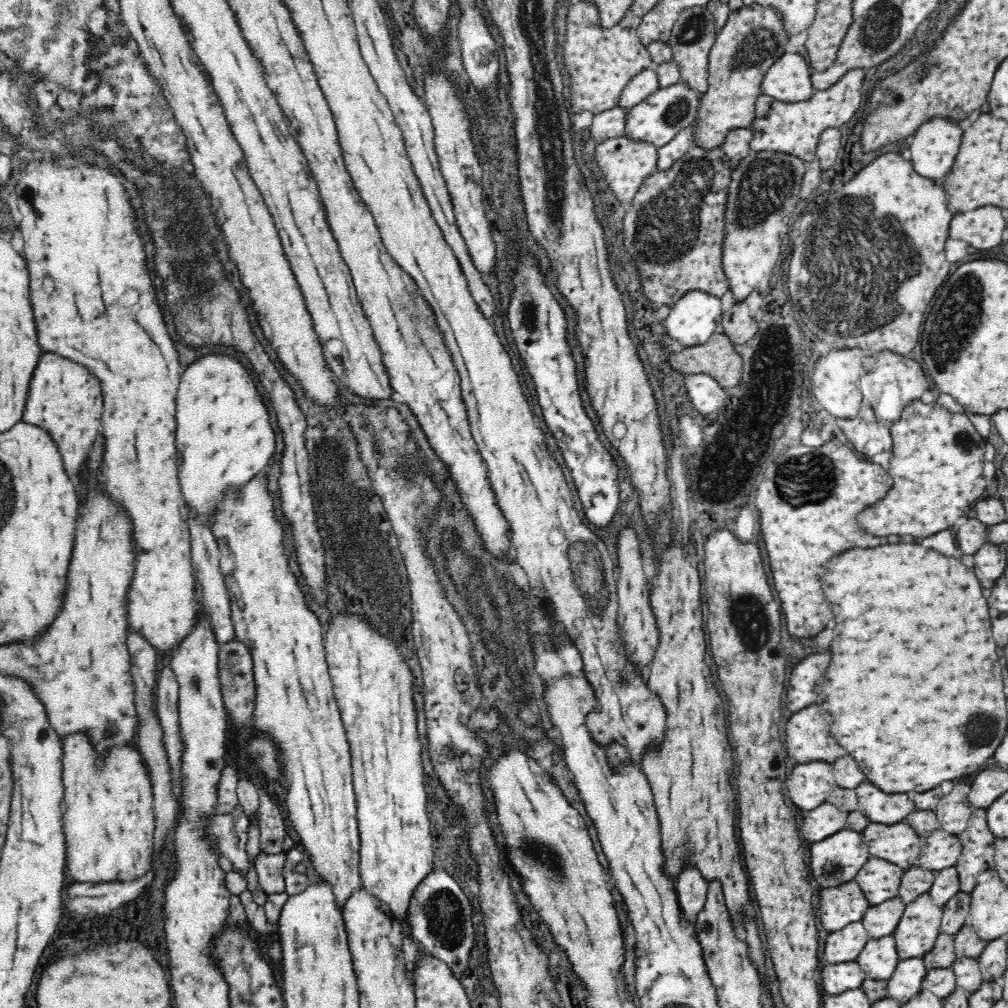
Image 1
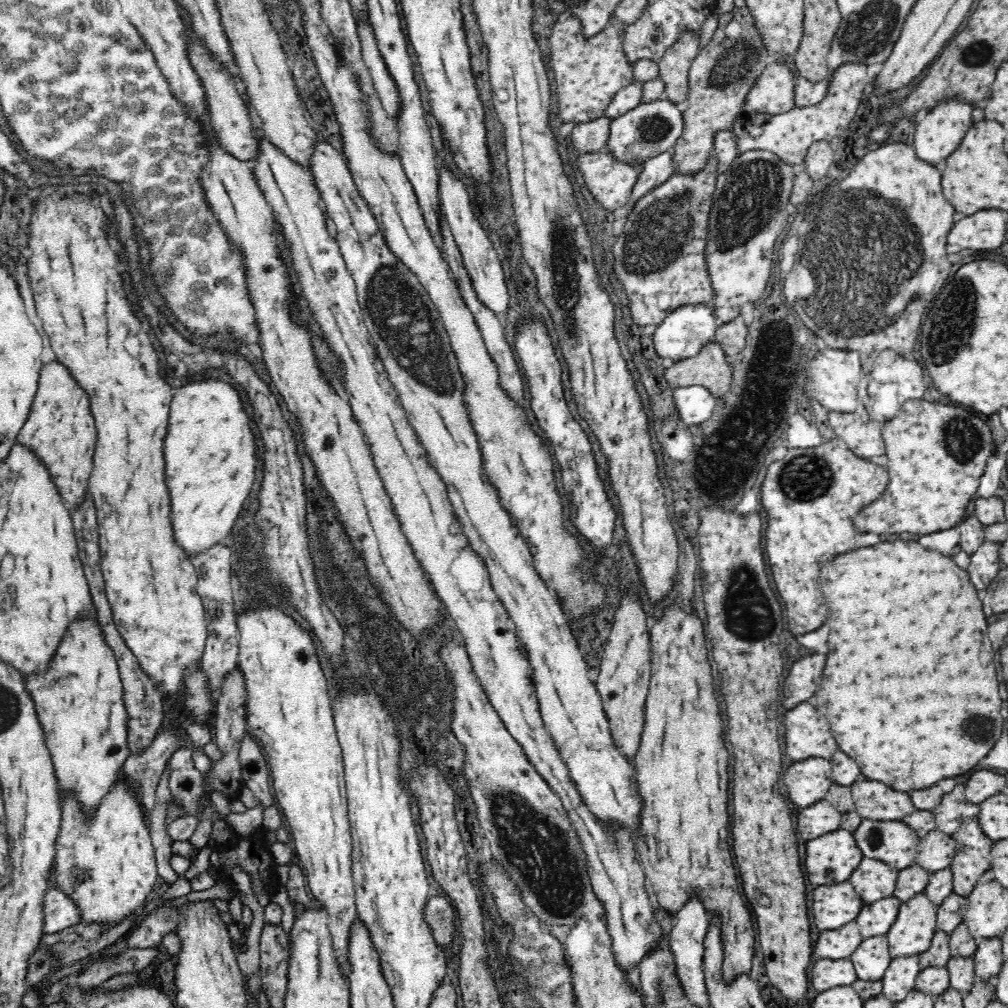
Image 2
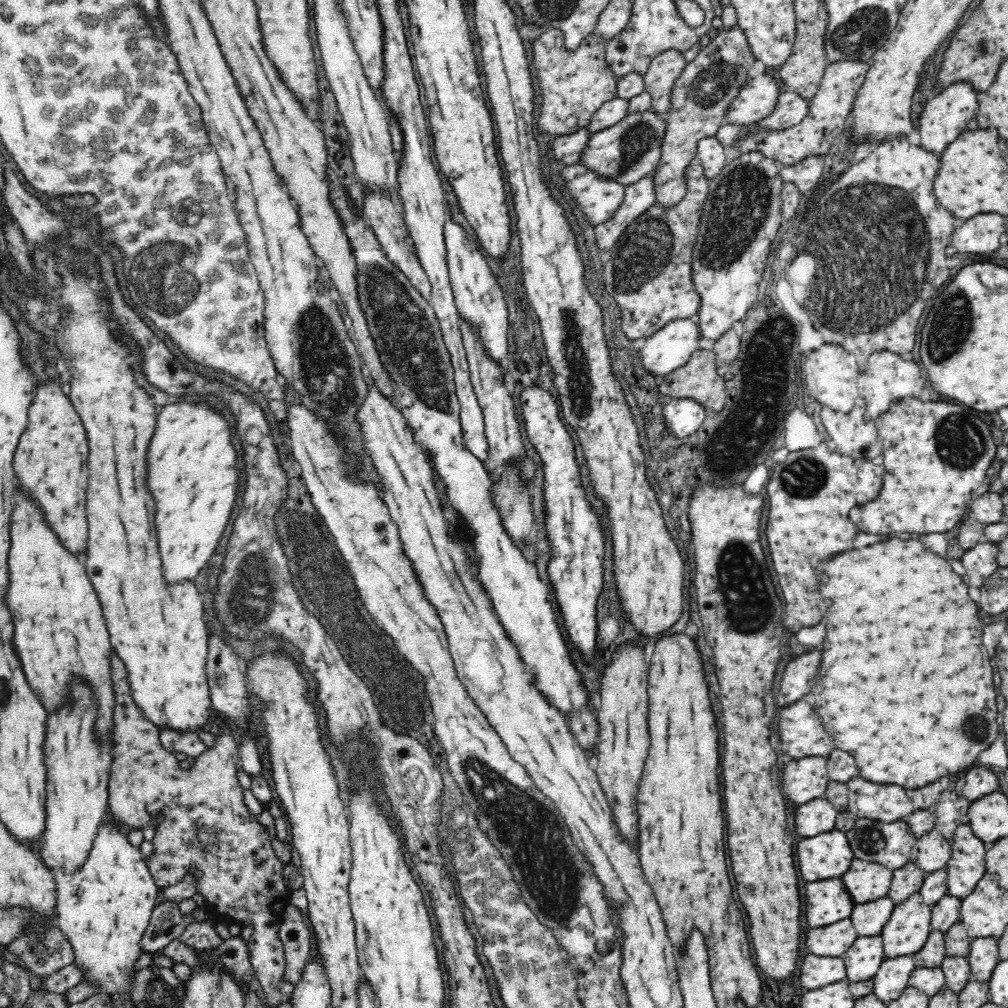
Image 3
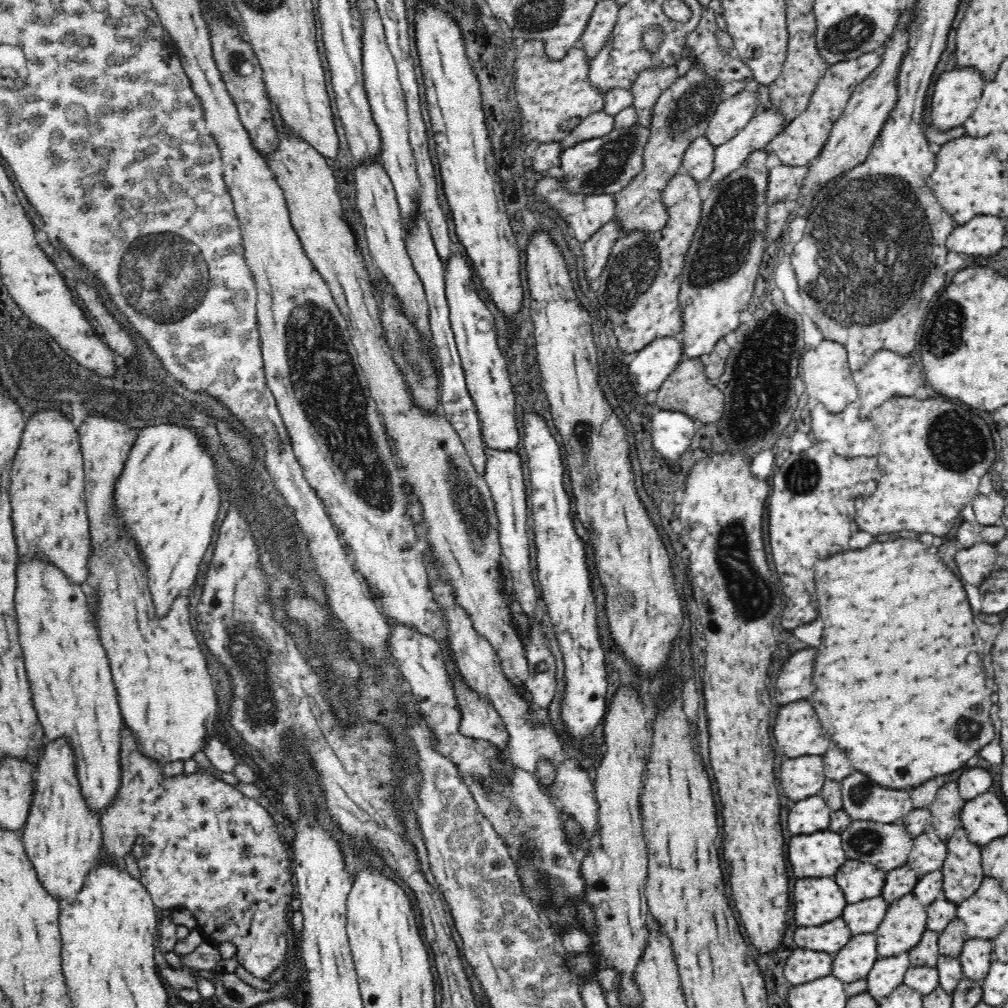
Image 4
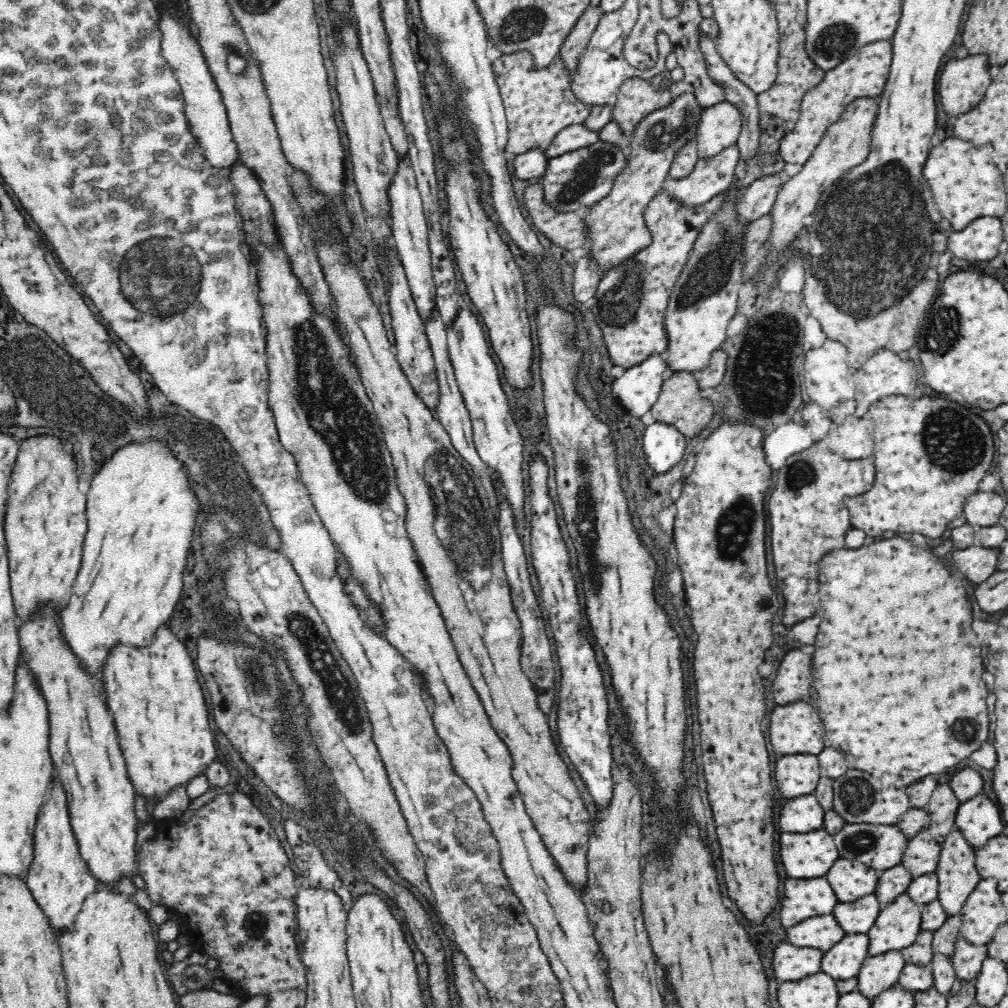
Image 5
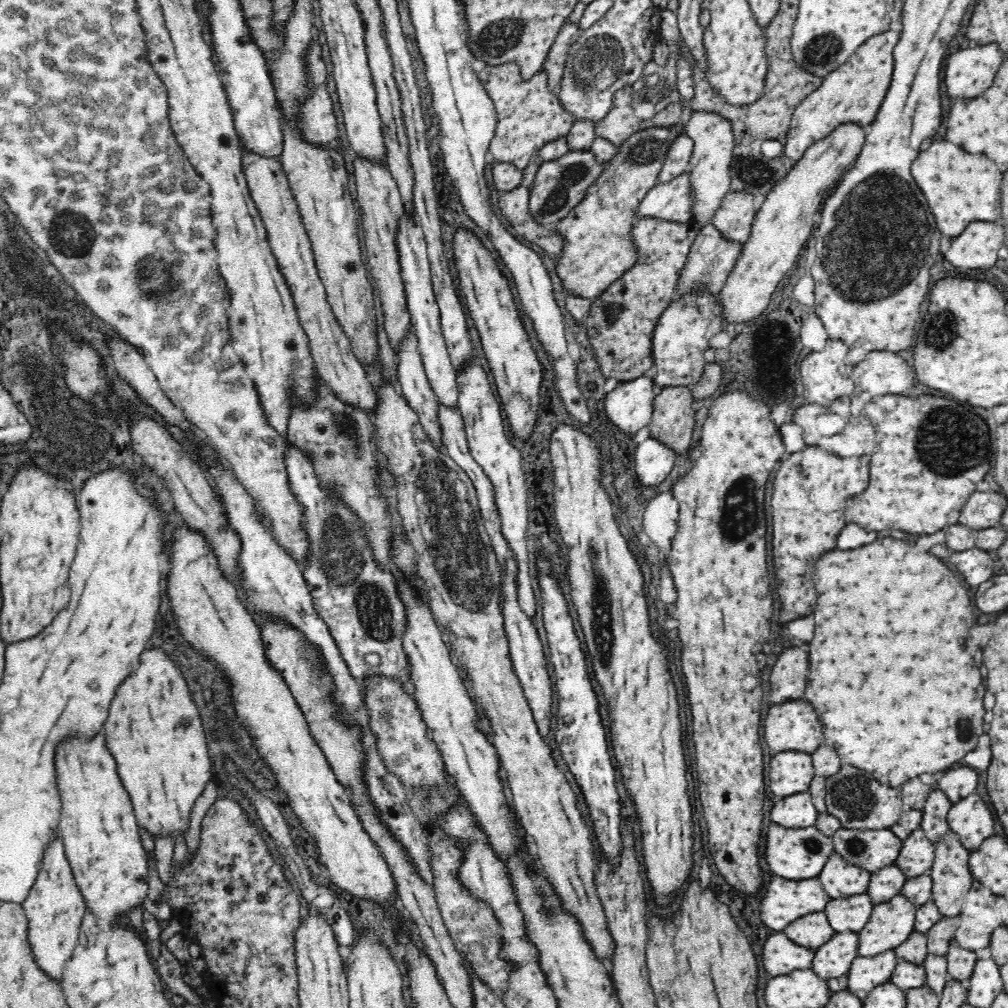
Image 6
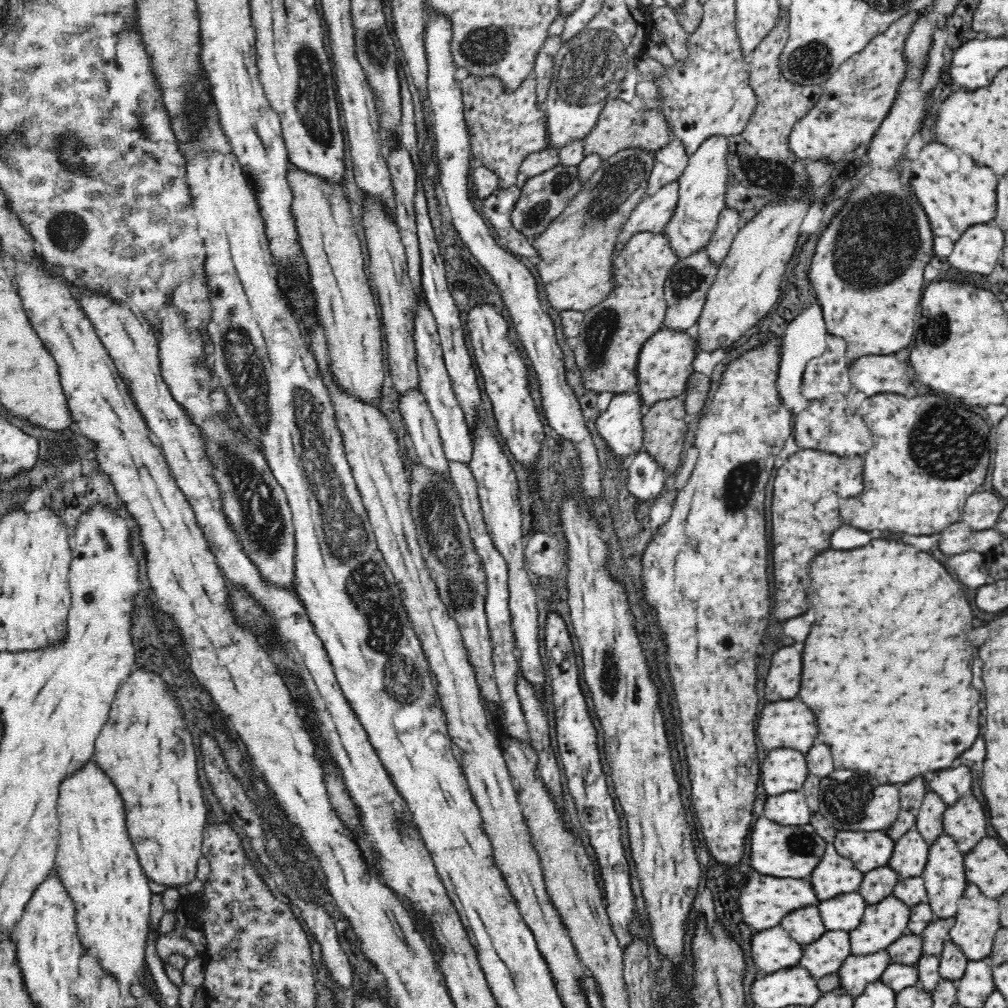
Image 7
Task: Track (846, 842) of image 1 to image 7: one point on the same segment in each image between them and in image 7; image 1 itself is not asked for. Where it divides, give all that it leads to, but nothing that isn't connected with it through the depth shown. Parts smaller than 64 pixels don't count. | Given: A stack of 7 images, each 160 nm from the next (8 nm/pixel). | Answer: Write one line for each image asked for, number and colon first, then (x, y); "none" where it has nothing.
2: (832, 858)
3: (828, 855)
4: (811, 855)
5: (810, 855)
6: (797, 854)
7: (793, 850)

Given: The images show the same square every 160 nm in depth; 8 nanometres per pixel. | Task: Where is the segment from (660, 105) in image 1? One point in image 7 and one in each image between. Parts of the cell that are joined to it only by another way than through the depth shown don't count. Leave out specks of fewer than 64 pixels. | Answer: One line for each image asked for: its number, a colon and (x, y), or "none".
2: (650, 129)
3: (629, 150)
4: (603, 165)
5: (573, 181)
6: (559, 185)
7: (544, 197)

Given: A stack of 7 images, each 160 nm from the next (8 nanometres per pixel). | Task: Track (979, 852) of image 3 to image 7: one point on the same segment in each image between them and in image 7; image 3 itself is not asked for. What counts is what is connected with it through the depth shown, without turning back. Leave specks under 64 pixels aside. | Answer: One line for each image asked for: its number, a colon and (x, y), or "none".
4: (962, 872)
5: (956, 872)
6: (951, 880)
7: (944, 876)

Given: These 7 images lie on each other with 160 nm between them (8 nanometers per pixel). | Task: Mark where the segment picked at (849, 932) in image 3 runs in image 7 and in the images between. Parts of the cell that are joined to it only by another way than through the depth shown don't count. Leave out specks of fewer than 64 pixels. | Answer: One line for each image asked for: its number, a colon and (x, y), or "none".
4: (830, 937)
5: (822, 932)
6: (813, 930)
7: (804, 925)

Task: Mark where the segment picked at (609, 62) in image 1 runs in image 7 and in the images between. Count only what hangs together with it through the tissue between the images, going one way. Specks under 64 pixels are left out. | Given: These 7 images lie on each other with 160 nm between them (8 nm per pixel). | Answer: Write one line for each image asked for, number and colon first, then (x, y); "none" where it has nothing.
2: (587, 72)
3: (573, 84)
4: (553, 97)
5: (538, 104)
6: (528, 114)
7: (504, 127)

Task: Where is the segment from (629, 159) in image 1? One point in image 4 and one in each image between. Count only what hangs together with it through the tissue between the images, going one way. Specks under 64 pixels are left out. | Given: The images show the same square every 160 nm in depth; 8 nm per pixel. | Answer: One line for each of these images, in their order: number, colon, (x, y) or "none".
2: (610, 181)
3: (599, 199)
4: (585, 215)

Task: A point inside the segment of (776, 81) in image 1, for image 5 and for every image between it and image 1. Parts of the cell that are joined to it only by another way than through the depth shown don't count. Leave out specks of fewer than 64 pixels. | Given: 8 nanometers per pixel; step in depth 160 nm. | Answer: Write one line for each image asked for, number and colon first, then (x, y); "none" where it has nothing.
2: (773, 93)
3: (756, 99)
4: (734, 112)
5: (719, 125)

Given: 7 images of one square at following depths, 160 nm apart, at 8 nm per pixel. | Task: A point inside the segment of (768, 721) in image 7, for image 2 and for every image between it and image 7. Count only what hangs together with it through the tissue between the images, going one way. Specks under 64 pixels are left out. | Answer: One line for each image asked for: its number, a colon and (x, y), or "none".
2: (807, 734)
3: (801, 732)
4: (797, 729)
5: (794, 729)
6: (793, 725)

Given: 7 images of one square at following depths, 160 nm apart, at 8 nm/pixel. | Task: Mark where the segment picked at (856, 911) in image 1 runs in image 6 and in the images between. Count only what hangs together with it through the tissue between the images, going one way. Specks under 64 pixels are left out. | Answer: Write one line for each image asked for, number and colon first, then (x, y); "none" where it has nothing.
2: (833, 906)
3: (828, 901)
4: (816, 901)
5: (802, 898)
6: (783, 900)

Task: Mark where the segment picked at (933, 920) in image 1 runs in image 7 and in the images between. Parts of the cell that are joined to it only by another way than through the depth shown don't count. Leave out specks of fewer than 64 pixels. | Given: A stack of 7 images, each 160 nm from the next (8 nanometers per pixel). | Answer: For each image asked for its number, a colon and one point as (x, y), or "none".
2: (912, 932)
3: (907, 929)
4: (904, 922)
5: (898, 924)
6: (891, 922)
7: (886, 921)

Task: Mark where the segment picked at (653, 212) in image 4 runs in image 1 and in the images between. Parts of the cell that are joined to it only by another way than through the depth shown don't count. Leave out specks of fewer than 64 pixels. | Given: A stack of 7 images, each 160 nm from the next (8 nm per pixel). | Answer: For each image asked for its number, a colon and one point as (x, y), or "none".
1: (752, 39)
2: (719, 78)
3: (701, 95)

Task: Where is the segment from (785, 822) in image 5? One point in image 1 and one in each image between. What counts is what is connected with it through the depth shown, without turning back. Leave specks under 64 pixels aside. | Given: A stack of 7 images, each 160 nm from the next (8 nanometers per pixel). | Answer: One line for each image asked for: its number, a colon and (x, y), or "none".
1: (826, 820)
2: (822, 818)
3: (818, 816)
4: (811, 815)

